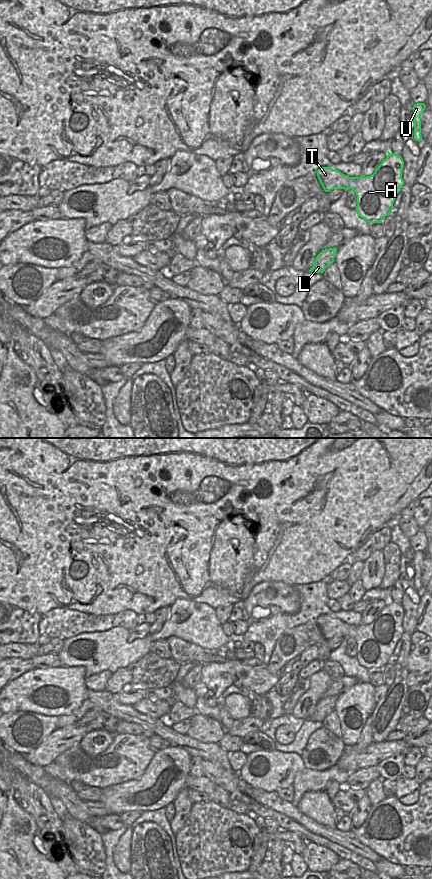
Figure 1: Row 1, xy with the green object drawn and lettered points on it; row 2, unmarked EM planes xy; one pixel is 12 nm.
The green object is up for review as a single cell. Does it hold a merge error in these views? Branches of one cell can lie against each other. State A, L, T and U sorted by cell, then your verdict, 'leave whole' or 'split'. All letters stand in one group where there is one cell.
groups A L T U; leave whole

